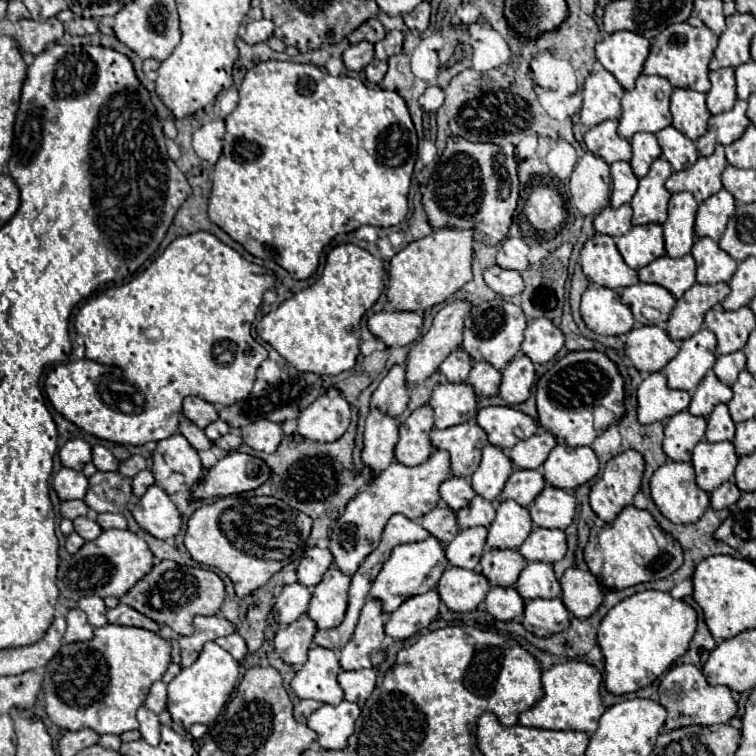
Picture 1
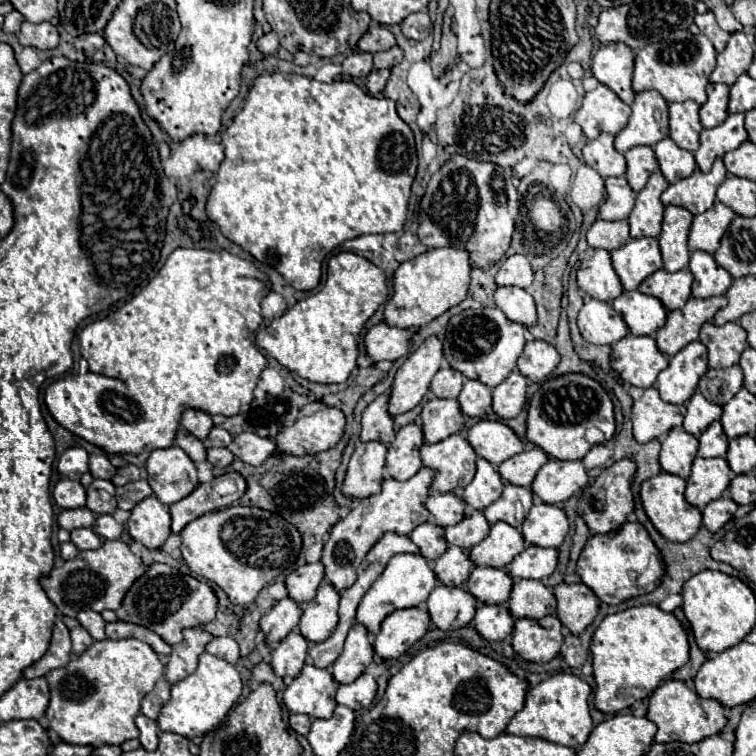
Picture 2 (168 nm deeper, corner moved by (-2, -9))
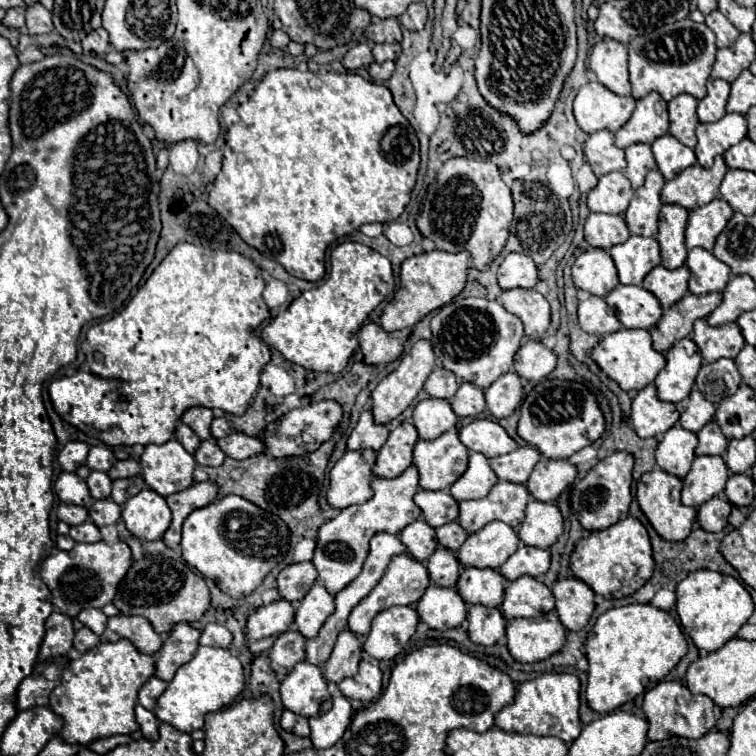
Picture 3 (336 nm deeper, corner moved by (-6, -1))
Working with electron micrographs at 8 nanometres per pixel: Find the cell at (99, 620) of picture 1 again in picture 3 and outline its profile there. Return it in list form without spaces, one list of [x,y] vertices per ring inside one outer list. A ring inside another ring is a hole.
[[[82,609],[82,611],[78,613],[78,619],[80,619],[86,627],[90,627],[96,635],[102,635],[102,633],[104,633],[106,621],[108,621],[108,617],[102,613],[102,609]]]

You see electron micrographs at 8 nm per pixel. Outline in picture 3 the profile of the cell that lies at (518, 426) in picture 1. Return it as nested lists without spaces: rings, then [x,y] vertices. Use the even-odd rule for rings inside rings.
[[[476,419],[460,429],[460,441],[470,449],[486,455],[488,459],[506,455],[518,449],[518,443],[506,433],[506,429],[492,419]]]

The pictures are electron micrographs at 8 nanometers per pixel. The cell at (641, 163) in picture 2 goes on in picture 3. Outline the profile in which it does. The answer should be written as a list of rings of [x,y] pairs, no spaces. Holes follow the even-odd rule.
[[[634,143],[626,149],[626,161],[628,161],[628,167],[626,167],[626,177],[632,181],[632,187],[638,189],[640,185],[644,185],[644,177],[648,171],[656,169],[656,161],[654,161],[654,155],[652,155],[652,149],[650,145],[646,143]]]

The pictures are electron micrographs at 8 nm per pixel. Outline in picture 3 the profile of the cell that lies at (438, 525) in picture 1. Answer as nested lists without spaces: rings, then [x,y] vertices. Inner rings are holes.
[[[418,519],[418,521],[410,523],[400,533],[400,539],[408,547],[408,555],[412,555],[418,561],[426,561],[438,547],[436,529],[430,527],[424,519]]]

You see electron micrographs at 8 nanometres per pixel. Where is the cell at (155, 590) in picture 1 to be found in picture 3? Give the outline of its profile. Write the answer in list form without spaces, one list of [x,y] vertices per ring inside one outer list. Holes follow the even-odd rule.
[[[152,555],[132,563],[112,603],[122,611],[122,615],[146,617],[154,625],[154,629],[160,635],[164,635],[164,633],[170,633],[172,627],[178,625],[180,621],[186,621],[186,623],[198,621],[210,607],[210,591],[202,575],[194,573],[184,561]]]

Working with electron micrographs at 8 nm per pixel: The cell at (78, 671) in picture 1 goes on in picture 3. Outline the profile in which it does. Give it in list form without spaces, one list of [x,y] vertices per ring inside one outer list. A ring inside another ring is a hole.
[[[120,639],[116,643],[100,641],[78,659],[70,659],[62,671],[60,685],[50,695],[50,709],[64,721],[62,739],[66,743],[88,745],[102,737],[138,731],[140,725],[134,717],[138,691],[154,671],[154,657],[140,653],[130,639]]]

